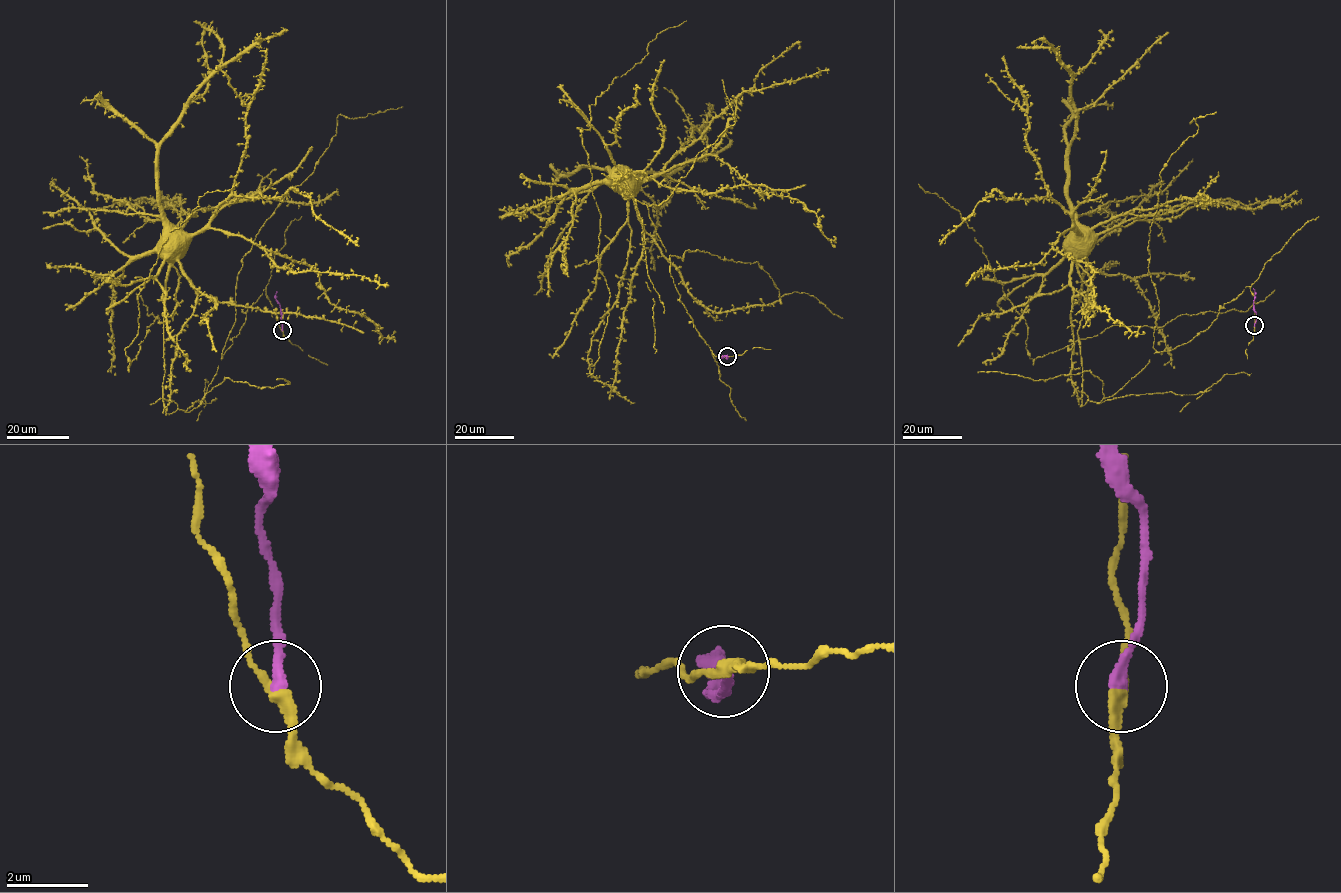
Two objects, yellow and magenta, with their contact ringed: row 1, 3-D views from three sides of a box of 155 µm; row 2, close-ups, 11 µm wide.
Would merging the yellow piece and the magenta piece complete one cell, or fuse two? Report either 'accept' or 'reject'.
reject

